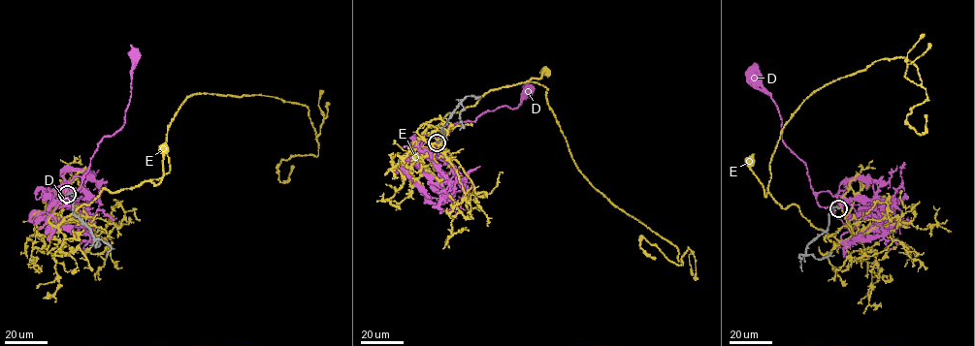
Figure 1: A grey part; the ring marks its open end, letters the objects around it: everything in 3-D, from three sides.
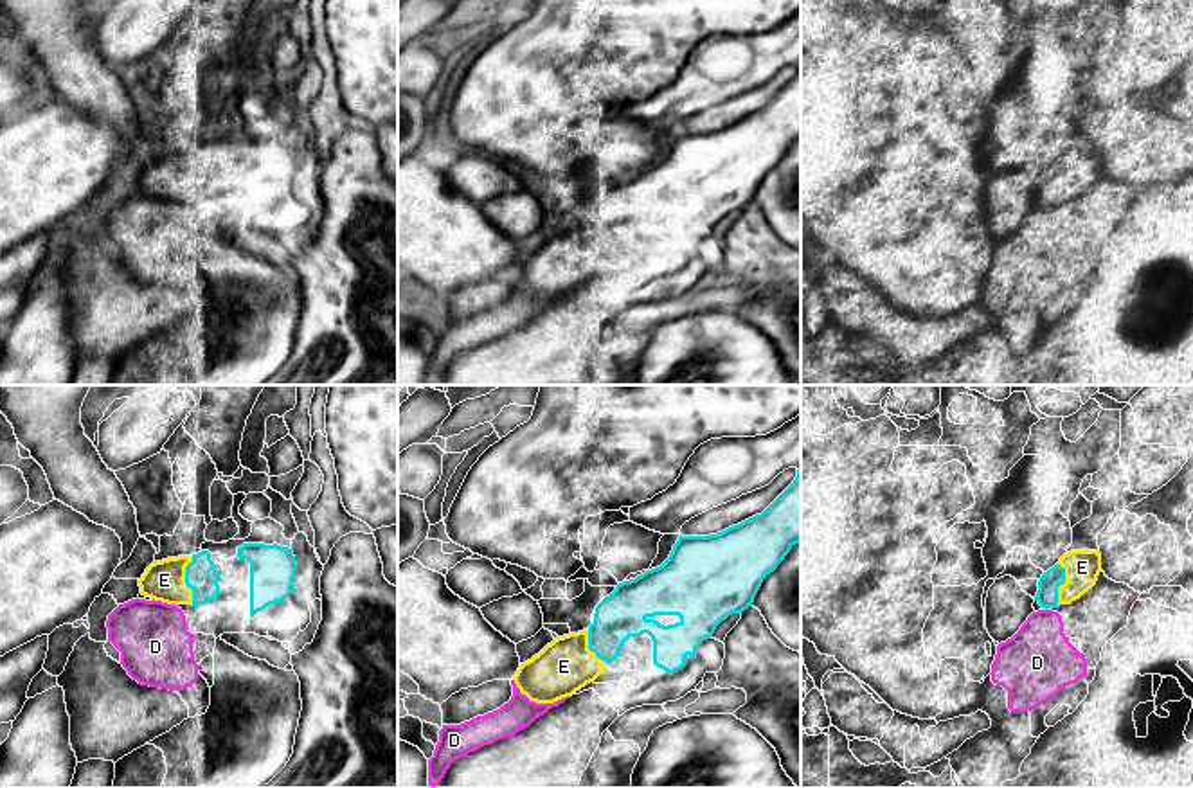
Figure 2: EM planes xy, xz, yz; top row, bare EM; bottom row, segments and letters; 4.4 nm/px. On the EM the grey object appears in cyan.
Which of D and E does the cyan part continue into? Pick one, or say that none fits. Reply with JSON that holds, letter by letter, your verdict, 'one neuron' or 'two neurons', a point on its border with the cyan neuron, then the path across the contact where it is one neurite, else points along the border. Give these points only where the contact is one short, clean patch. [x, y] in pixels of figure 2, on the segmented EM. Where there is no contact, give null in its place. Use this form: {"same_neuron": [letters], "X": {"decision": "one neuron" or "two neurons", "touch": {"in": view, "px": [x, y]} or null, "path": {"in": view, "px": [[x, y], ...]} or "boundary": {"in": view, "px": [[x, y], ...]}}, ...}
{"same_neuron": ["E"], "D": {"decision": "two neurons", "touch": null}, "E": {"decision": "one neuron", "touch": {"in": "xy", "px": [186, 580]}}}

